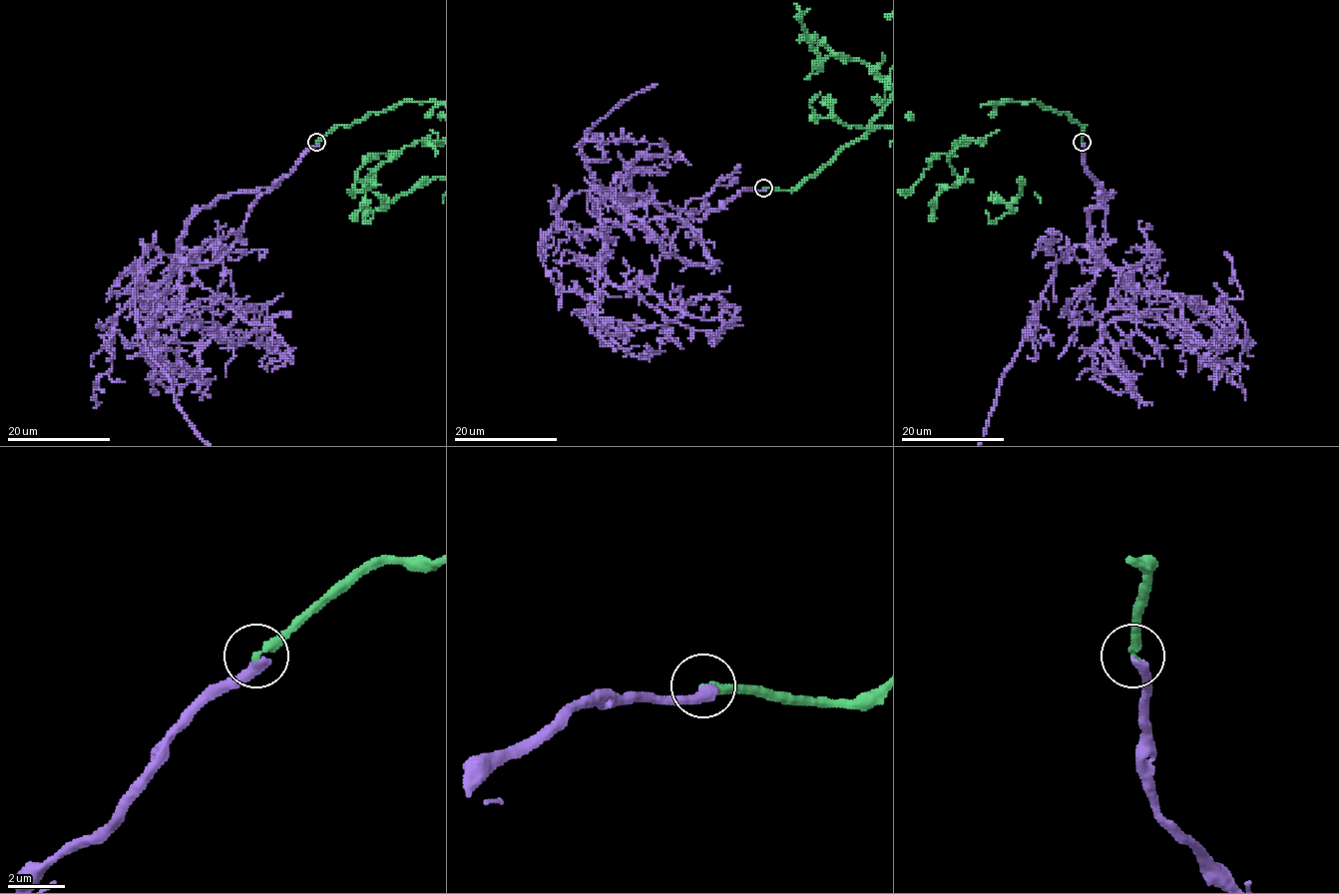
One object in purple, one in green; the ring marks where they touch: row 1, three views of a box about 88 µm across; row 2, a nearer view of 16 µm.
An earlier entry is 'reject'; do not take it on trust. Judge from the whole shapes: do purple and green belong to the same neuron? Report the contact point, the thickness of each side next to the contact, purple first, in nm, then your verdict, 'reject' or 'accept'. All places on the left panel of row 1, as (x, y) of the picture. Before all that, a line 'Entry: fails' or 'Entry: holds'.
Entry: fails
at (316, 142); 400 nm thick on the purple side, 300 nm on the other; accept

